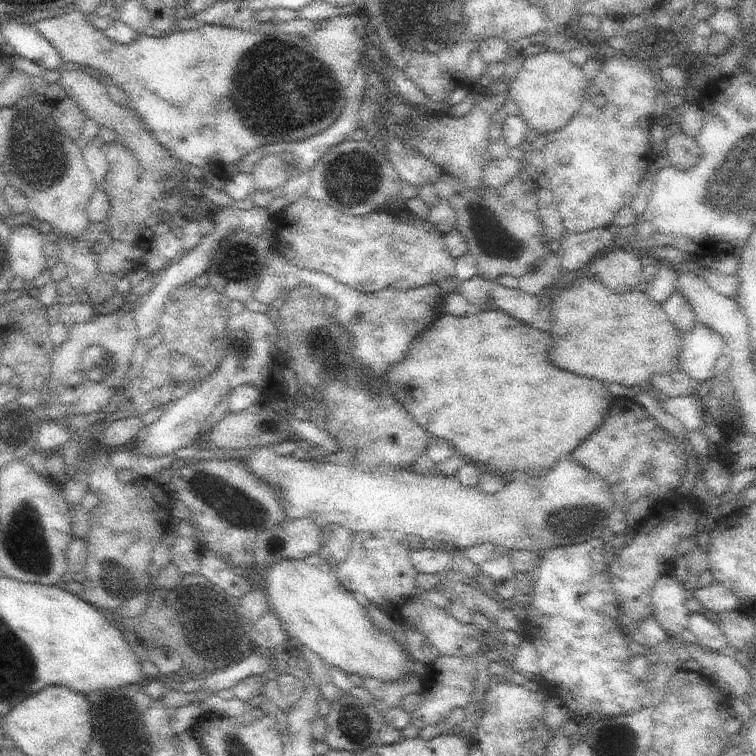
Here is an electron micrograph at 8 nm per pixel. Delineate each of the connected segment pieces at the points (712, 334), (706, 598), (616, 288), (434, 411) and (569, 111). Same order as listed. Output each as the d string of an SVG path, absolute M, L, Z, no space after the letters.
M697 322L695 328L685 336L679 354L679 368L699 382L709 382L715 372L721 370L725 356L725 342L721 340L719 332L703 322Z
M711 580L711 584L707 584L705 588L697 590L695 598L701 602L705 614L719 616L719 614L741 608L741 602L737 600L737 596L731 590L727 590L723 584L715 582L715 580Z
M611 248L599 254L591 264L597 280L601 280L615 294L631 292L639 286L643 274L643 262L631 248Z
M497 308L461 318L441 314L413 340L407 358L401 364L393 364L385 378L393 396L409 416L413 416L431 438L449 440L465 462L499 474L517 470L541 478L559 462L571 458L571 454L605 422L615 400L605 382L581 378L551 364L547 358L553 336L549 330L541 332L543 328L545 326L517 320Z
M545 50L523 60L521 72L517 74L509 90L509 102L517 104L519 114L527 122L529 130L535 128L537 132L541 132L541 136L549 136L559 132L575 118L575 114L581 110L587 88L589 80L585 78L579 66L571 64L565 54Z

